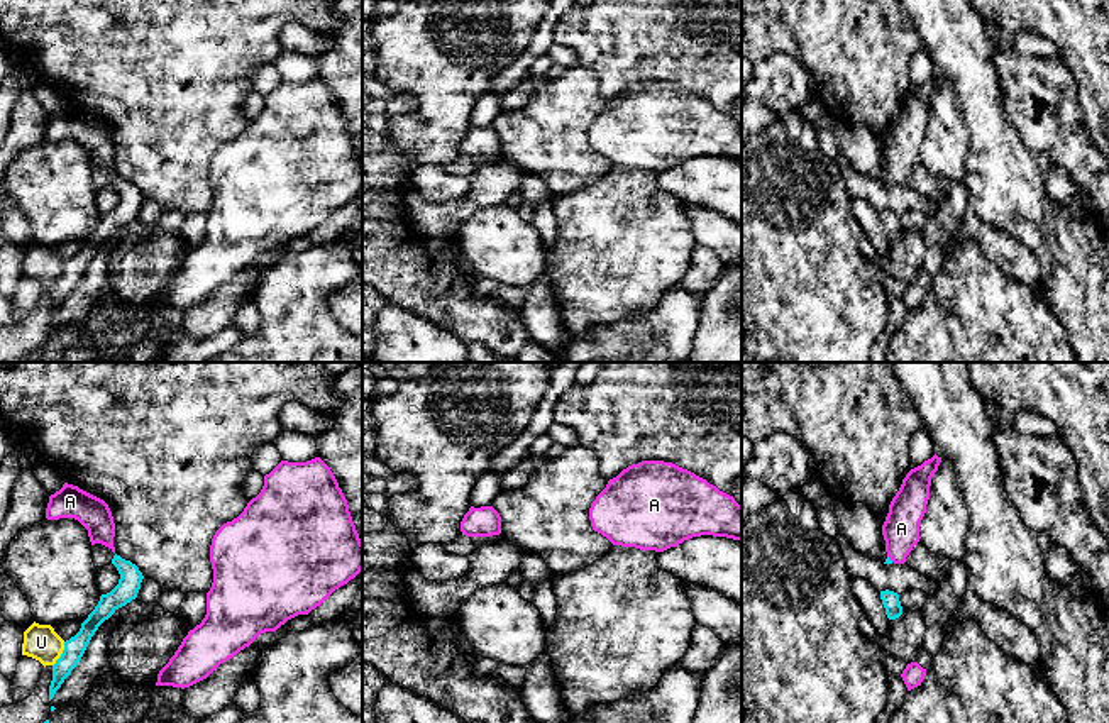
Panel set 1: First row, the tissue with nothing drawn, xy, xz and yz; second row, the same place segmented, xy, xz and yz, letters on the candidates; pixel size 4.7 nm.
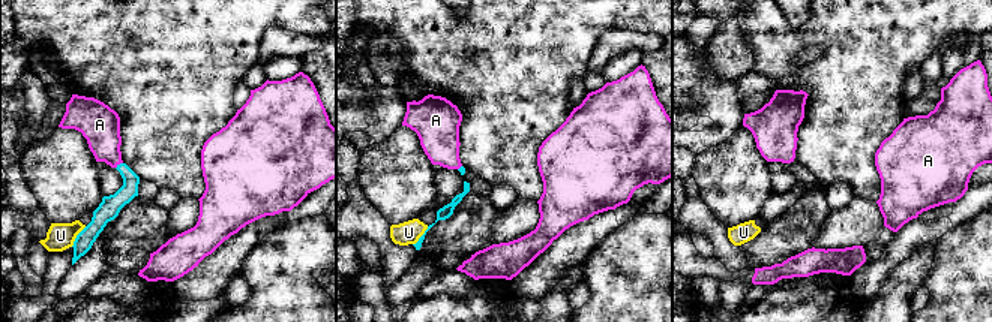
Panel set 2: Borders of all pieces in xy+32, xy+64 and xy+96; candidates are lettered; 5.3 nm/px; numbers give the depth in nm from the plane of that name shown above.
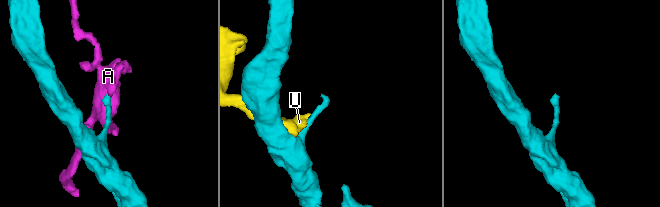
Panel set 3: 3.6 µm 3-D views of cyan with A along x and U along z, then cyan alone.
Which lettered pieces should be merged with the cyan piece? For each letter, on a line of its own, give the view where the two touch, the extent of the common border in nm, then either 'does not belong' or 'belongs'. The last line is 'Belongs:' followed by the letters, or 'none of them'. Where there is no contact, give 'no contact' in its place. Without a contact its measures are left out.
A: contact in yz; length 40 nm; does not belong
U: contact in xy; length 130 nm; does not belong
Belongs: none of them

